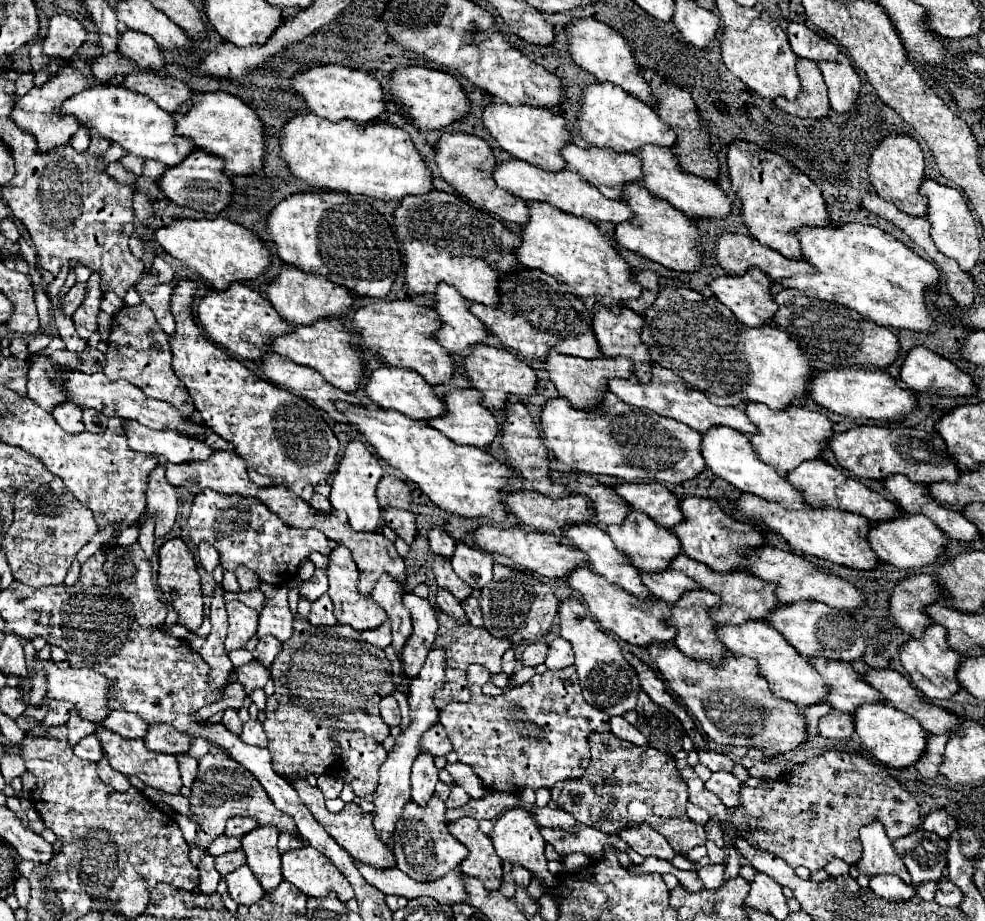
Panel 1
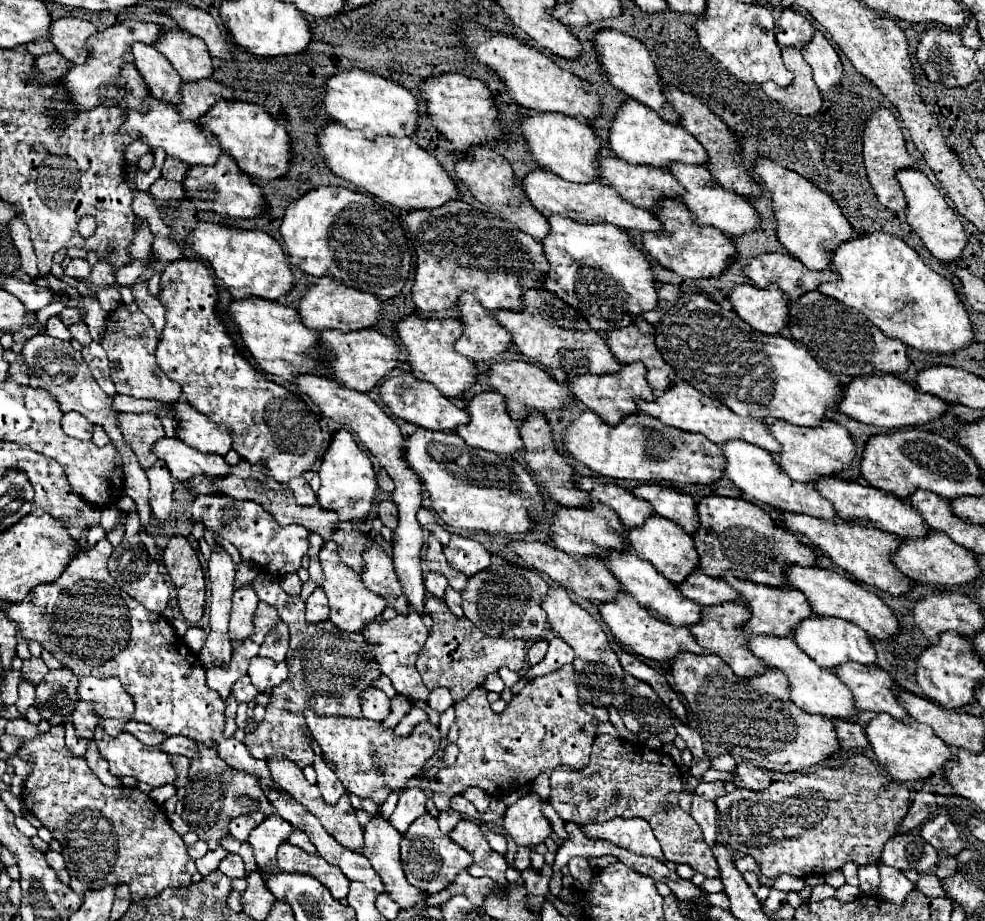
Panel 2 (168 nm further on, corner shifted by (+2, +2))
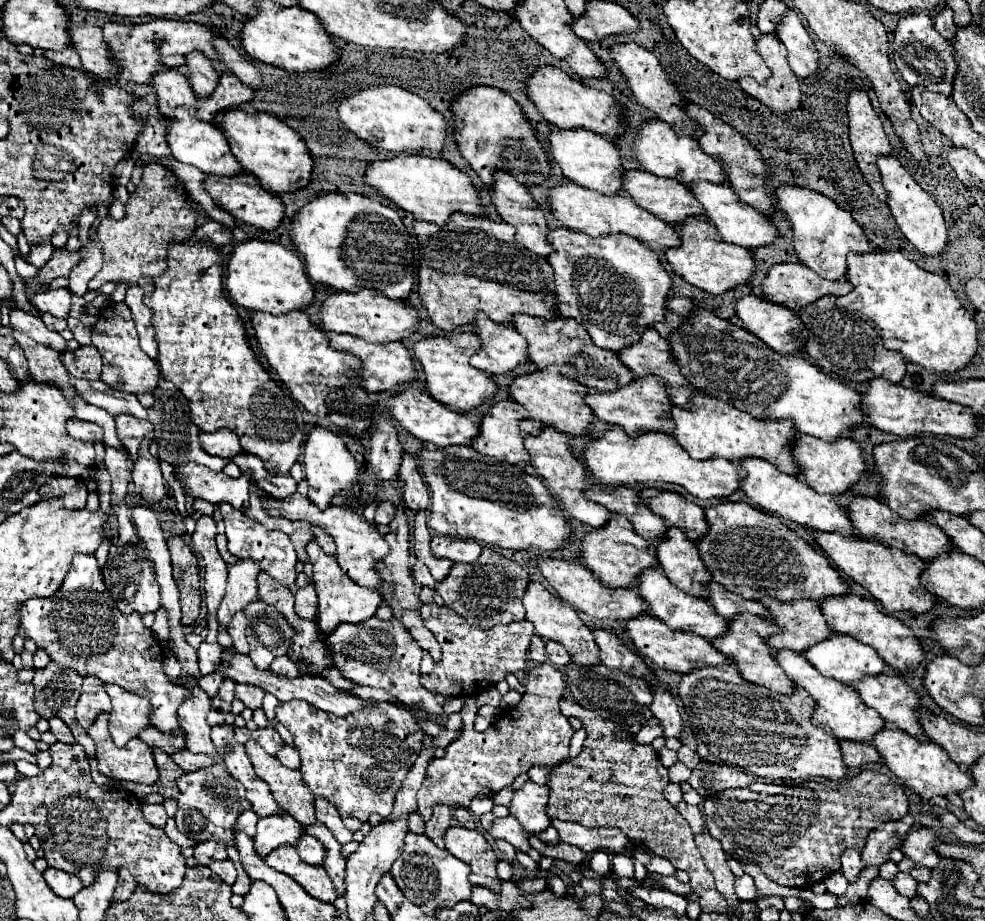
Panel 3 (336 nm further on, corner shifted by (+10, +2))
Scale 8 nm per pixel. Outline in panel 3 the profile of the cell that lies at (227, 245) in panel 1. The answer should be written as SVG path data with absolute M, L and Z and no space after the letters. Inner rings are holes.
M258 238L240 242L234 246L234 250L230 254L230 262L228 262L228 272L226 272L226 288L228 288L230 298L238 306L244 306L246 310L260 310L260 312L270 312L270 314L284 314L288 310L300 310L300 308L308 306L314 298L314 288L308 282L308 276L304 272L300 258L280 244L264 242Z

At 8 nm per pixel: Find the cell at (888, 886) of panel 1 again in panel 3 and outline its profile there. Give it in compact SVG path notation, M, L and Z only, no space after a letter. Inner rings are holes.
M854 848L844 850L842 854L842 874L846 876L848 882L856 882L860 878L862 872L862 860L860 860L860 852Z

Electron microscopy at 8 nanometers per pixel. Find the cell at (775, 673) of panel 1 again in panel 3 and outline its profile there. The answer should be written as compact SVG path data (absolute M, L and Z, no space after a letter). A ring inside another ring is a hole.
M778 650L776 662L782 666L782 670L786 672L786 676L796 686L806 688L806 692L816 700L816 708L812 712L812 722L820 724L820 728L824 728L828 734L836 736L838 740L856 740L856 742L862 740L862 742L870 742L874 738L874 734L884 728L884 720L880 718L880 714L876 714L876 710L872 710L872 708L868 708L860 700L858 692L852 686L836 682L834 678L822 676L800 652Z

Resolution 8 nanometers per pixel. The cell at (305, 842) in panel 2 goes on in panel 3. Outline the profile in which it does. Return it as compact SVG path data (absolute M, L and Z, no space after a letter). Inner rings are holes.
M302 834L298 844L296 844L296 850L300 854L300 858L308 864L322 864L322 858L324 858L324 846L320 840L308 836L308 834Z

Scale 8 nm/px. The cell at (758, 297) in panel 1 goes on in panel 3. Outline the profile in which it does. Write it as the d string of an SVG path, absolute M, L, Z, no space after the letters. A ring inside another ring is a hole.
M748 294L734 302L734 310L746 330L780 354L790 354L802 348L802 342L798 340L802 326L790 308Z

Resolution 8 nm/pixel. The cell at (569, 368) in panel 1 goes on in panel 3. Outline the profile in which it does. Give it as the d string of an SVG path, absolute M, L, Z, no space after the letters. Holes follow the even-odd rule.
M646 374L640 378L634 378L630 384L614 390L614 392L594 392L586 394L586 404L592 408L592 412L608 424L616 424L624 428L626 434L638 434L646 430L658 430L658 432L672 432L672 422L668 422L668 410L672 408L672 402L664 394L664 382L660 378Z

